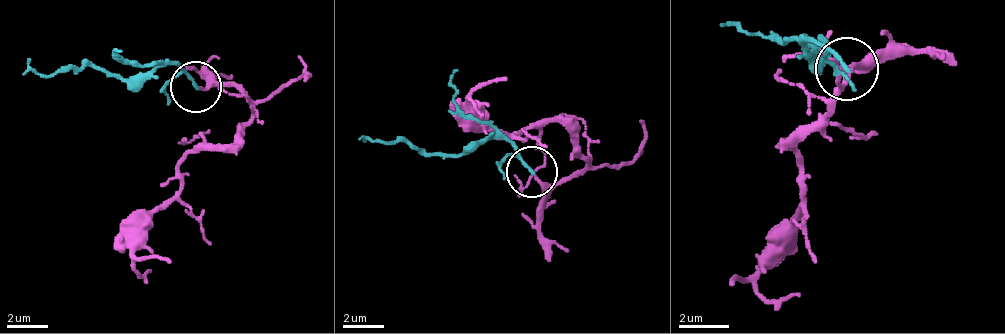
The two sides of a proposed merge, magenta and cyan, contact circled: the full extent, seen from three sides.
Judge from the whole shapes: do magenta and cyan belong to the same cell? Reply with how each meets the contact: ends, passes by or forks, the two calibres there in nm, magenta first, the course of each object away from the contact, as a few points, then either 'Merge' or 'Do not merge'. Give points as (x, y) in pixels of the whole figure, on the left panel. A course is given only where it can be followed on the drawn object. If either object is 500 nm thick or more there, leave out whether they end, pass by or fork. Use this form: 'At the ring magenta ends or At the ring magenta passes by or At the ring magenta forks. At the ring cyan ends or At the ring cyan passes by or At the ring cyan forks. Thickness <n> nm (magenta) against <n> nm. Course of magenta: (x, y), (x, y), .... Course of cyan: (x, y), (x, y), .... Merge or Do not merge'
At the ring magenta passes by. At the ring cyan ends. Thickness 150 nm (magenta) against 160 nm. Course of magenta: (200, 85), (225, 85), (251, 106), (240, 136), (184, 157), (179, 192), (133, 259), (149, 274). Course of cyan: (195, 85), (169, 65), (108, 75), (77, 65), (37, 75), (26, 60). Merge

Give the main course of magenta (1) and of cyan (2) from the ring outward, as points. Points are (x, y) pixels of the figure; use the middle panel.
1: (536, 176), (561, 186), (587, 166), (576, 140), (556, 120), (500, 135), (469, 99), (480, 109), (485, 135)
2: (531, 171), (505, 140), (444, 155), (413, 145), (362, 140)

